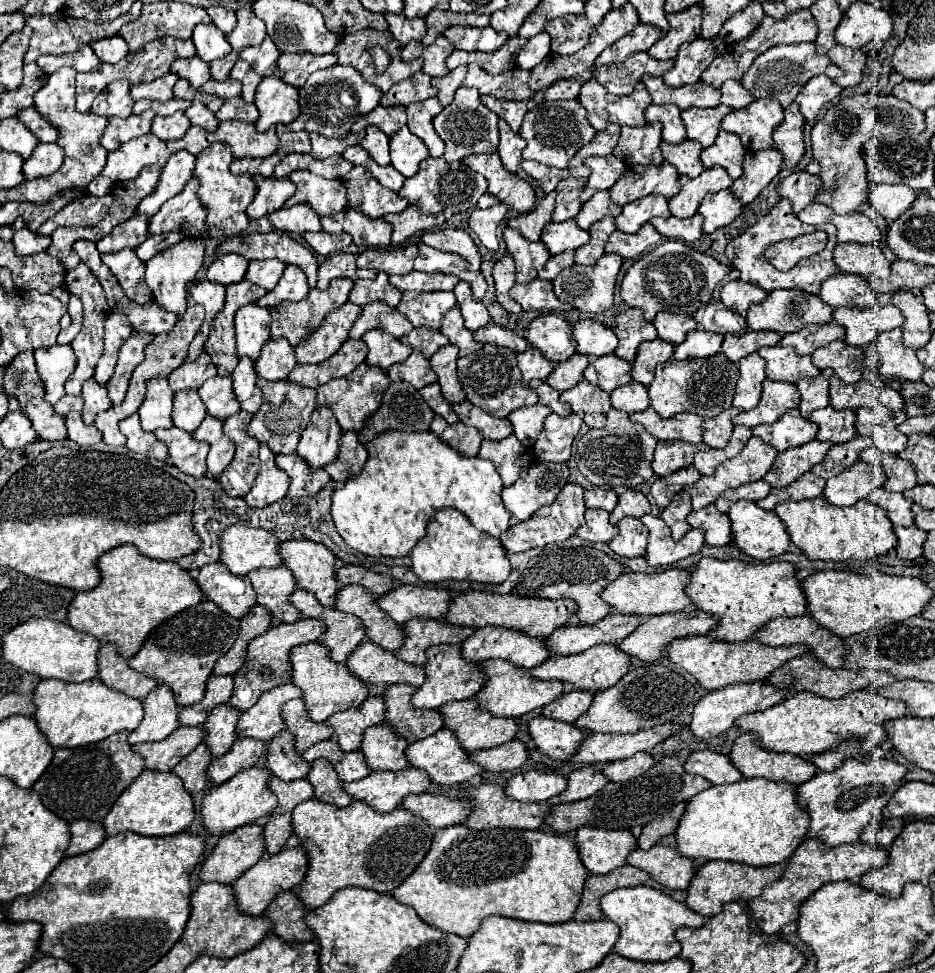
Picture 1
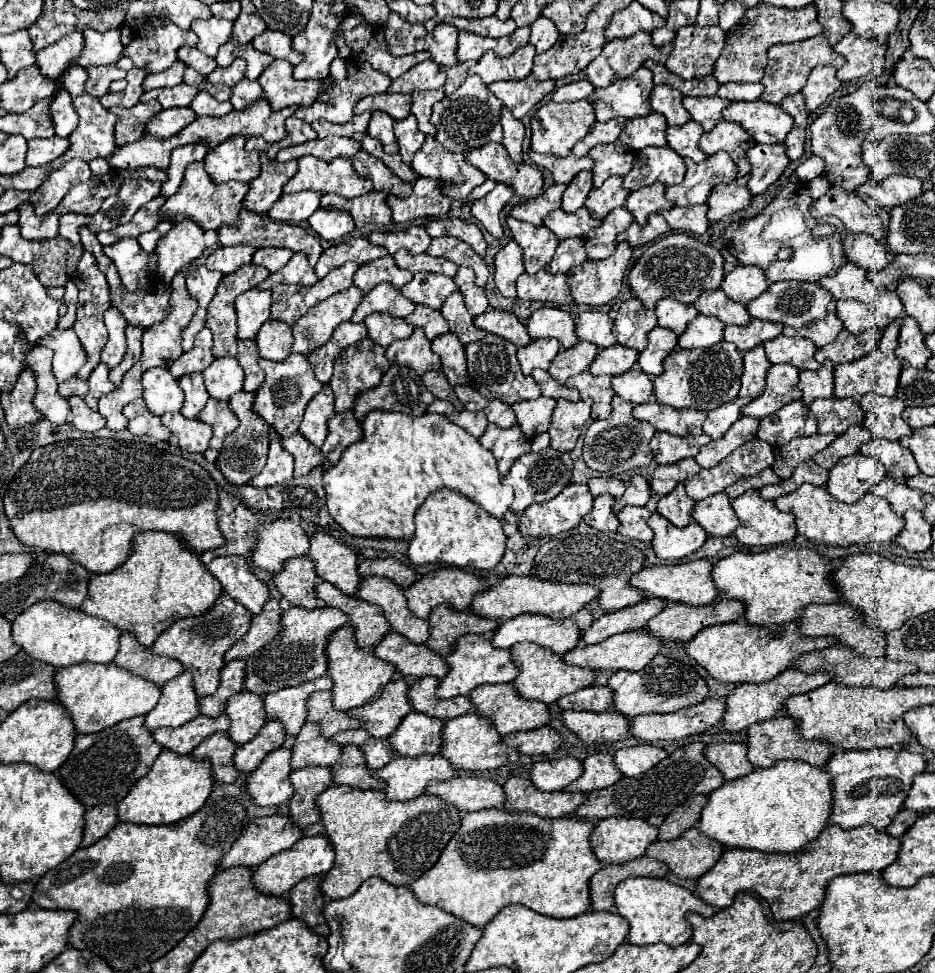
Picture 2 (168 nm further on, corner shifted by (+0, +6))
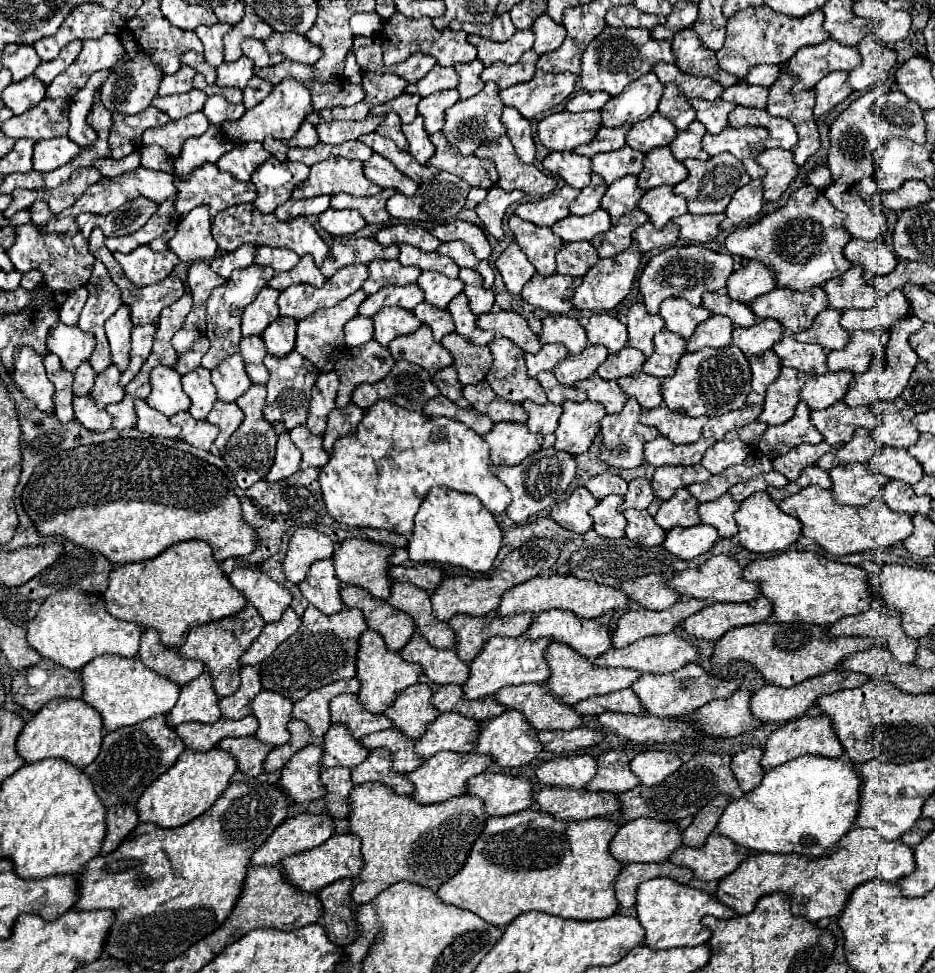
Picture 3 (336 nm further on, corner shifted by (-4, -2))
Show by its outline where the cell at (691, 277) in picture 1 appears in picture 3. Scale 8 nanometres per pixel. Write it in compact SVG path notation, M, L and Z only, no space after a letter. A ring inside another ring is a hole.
M675 246L675 248L663 250L661 254L657 254L649 260L647 268L641 272L641 278L639 278L639 290L643 294L645 308L649 310L649 314L657 314L659 304L665 298L673 298L673 296L685 298L693 306L699 306L701 296L705 292L723 290L727 284L727 278L731 274L733 274L733 258L729 254L711 252L701 246L681 246L681 248ZM659 278L663 278L661 284L659 284Z

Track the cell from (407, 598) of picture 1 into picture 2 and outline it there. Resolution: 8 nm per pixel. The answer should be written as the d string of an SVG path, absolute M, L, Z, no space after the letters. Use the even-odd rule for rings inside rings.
M439 568L417 580L405 590L409 608L419 618L427 618L429 612L439 604L451 604L457 610L469 610L475 594L489 590L489 584L475 574L461 568Z

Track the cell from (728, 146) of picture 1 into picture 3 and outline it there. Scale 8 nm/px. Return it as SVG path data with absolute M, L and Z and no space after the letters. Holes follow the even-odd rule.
M727 126L721 134L705 134L703 136L703 150L709 156L717 156L721 152L729 152L739 158L751 178L763 178L765 170L757 166L755 158L765 150L765 128L731 128Z

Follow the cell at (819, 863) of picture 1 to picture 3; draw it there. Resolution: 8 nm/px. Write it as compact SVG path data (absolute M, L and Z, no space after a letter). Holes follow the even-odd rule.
M853 828L837 844L831 854L821 858L797 856L797 854L751 854L747 856L735 872L727 874L715 892L715 898L733 908L737 914L749 914L761 896L783 892L791 900L791 910L797 916L817 922L821 918L831 918L841 914L851 890L867 880L881 878L895 882L915 870L913 848L905 846L901 840L887 842L873 828Z

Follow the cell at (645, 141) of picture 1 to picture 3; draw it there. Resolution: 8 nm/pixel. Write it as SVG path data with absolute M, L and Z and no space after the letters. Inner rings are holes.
M655 112L651 118L633 124L633 128L627 132L627 144L633 150L647 154L653 148L669 146L675 134L677 134L675 126L667 118L663 118L659 112Z

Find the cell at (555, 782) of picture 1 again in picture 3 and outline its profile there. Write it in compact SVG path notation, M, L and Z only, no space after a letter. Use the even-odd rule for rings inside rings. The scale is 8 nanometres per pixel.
M575 754L545 762L541 768L537 768L537 780L545 786L583 790L595 776L595 772L597 772L595 758Z

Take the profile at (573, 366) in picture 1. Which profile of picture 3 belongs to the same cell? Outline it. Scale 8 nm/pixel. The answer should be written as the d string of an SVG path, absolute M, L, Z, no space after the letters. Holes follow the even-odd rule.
M587 346L581 354L577 356L569 354L563 362L559 362L553 374L561 384L573 386L577 380L585 380L593 376L595 370L605 362L607 356L609 352L605 346Z

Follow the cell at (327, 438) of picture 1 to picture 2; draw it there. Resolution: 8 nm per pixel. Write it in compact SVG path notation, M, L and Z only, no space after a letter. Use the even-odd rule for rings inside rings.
M329 384L323 386L323 390L311 398L311 402L307 404L307 410L305 410L305 416L303 416L303 422L299 426L299 432L309 440L313 442L315 446L323 446L323 440L325 440L325 434L329 432L327 430L327 420L333 416L333 390L329 388Z

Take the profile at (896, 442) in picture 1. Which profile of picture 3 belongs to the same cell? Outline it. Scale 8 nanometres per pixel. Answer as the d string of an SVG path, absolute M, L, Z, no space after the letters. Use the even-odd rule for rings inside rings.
M903 398L883 400L877 404L871 404L871 412L879 418L879 426L871 434L881 444L897 446L897 448L909 448L917 442L919 432L911 424L915 410Z

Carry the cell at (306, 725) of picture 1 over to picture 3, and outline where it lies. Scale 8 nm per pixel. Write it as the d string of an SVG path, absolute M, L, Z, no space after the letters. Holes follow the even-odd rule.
M341 694L333 698L329 708L331 708L331 722L347 726L347 730L357 740L371 732L391 728L391 720L387 720L383 714L371 714L363 710L363 706L357 702L357 694Z

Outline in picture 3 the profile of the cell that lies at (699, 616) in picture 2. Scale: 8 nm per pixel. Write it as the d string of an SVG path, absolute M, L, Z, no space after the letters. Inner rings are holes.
M757 596L755 600L743 604L707 604L703 610L683 620L679 628L699 640L719 640L731 628L765 622L769 616L771 604L765 596Z

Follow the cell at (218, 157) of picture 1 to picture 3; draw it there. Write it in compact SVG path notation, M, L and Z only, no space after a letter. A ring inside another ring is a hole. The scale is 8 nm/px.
M243 142L229 150L225 156L217 160L221 172L229 172L241 182L249 182L251 174L269 158L271 154L263 150L259 142Z

